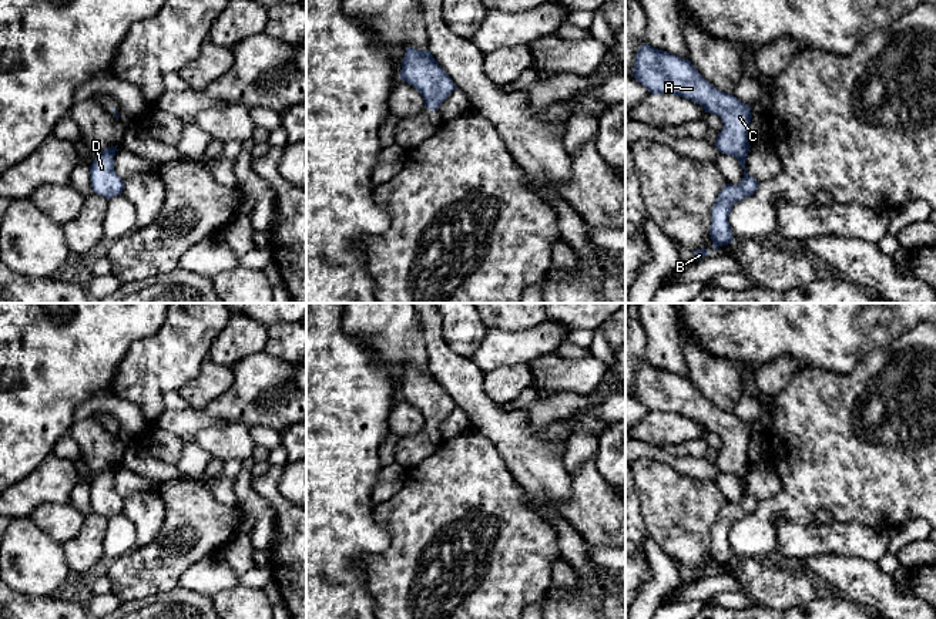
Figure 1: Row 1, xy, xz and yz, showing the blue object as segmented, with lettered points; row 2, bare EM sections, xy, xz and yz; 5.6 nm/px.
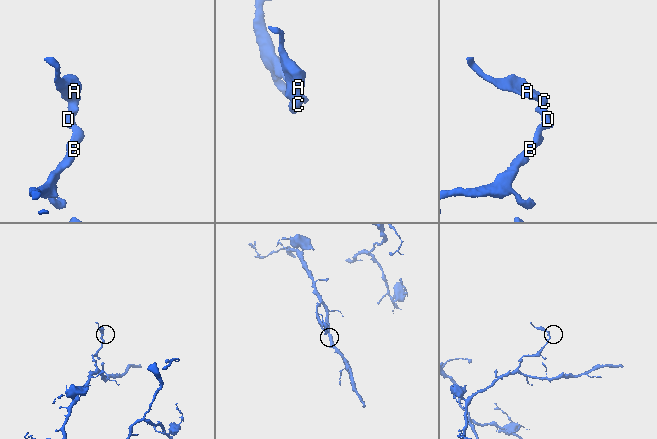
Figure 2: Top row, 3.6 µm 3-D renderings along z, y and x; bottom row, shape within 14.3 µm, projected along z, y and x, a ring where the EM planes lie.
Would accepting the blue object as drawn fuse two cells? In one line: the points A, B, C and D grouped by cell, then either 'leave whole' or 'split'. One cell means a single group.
A B C D; leave whole

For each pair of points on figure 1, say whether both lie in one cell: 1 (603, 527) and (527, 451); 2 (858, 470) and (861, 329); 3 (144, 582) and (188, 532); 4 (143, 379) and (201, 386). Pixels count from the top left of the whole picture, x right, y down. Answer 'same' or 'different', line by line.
1: different
2: different
3: same
4: different

